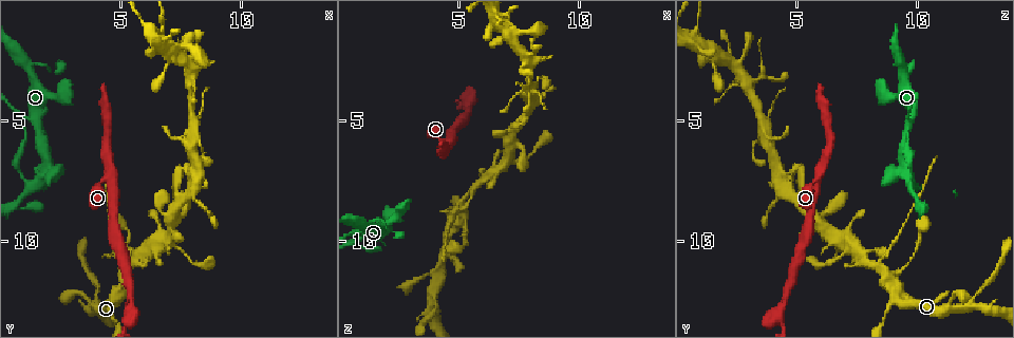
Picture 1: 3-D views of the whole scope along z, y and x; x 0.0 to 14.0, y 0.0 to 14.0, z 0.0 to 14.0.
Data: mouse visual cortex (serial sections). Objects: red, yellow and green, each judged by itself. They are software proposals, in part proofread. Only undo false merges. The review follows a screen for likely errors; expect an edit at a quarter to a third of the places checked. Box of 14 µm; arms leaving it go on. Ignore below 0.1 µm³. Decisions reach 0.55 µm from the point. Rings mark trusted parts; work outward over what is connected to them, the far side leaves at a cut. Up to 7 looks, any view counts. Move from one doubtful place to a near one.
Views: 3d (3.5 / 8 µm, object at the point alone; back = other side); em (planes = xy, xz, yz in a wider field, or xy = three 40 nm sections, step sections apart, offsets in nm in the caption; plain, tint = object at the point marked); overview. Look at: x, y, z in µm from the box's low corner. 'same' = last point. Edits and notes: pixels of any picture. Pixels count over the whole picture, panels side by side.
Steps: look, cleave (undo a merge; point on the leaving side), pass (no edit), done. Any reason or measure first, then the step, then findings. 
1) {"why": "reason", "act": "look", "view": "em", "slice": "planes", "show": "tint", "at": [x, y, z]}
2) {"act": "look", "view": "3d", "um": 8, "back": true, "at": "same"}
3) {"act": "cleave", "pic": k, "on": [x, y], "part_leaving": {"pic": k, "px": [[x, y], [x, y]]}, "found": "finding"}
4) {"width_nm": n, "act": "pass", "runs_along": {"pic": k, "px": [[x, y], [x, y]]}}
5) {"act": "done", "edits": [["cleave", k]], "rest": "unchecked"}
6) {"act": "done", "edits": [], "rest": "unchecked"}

{"why": "calibre changes", "act": "look", "view": "3d", "um": 3.5, "at": [5.0, 10.7, 8.5]}

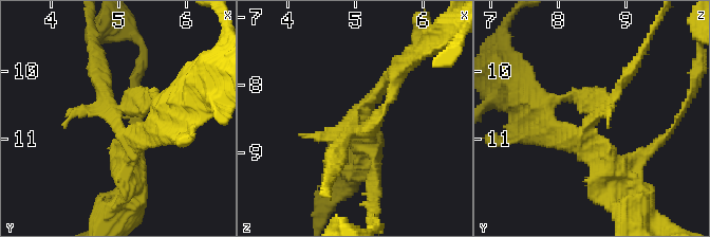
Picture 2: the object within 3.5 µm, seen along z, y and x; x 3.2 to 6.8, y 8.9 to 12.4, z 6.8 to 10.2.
{"why": "shape alone is not enough", "act": "look", "view": "em", "slice": "xy", "step": 2, "show": "tint", "at": [4.95, 10.75, 8.55]}

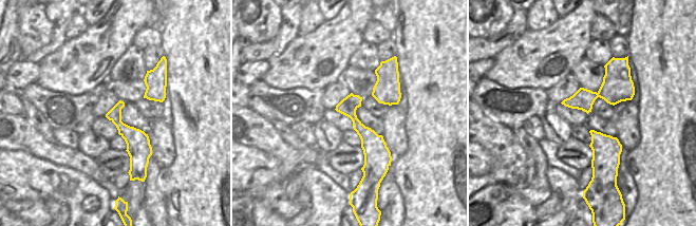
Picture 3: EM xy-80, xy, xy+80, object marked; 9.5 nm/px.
{"act": "cleave", "pic": 2, "on": [98, 75], "part_leaving": {"pic": 2, "px": [[115, 126], [96, 77], [93, 42]]}, "found": "a second cell is stuck on"}

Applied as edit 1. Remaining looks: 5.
{"act": "look", "view": "overview"}

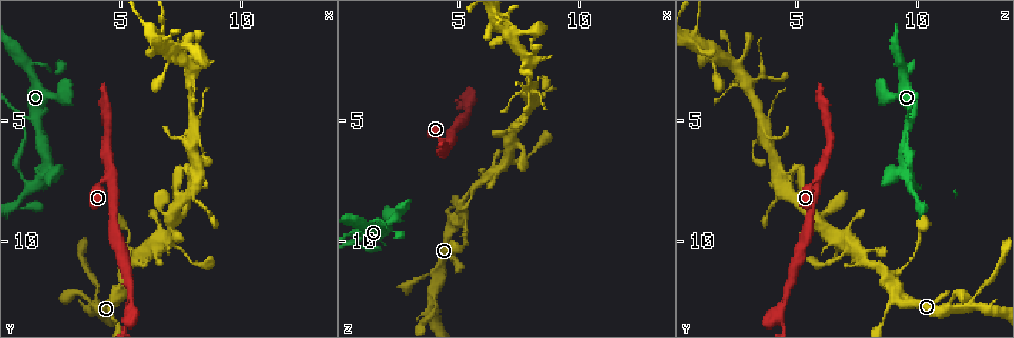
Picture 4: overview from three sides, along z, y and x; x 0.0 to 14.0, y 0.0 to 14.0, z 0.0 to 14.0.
{"why": "thick turns thin", "act": "look", "view": "3d", "um": 3.5, "at": [1.5, 7.6, 9.8]}

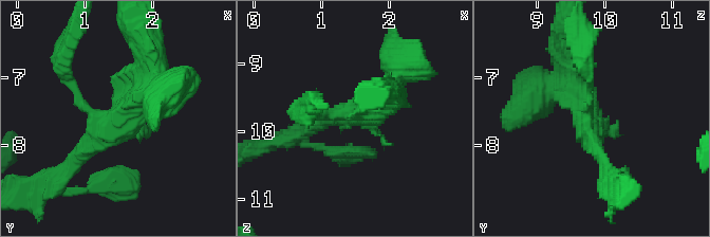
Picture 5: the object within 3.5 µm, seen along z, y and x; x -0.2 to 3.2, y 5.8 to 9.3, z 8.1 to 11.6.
{"act": "look", "view": "em", "slice": "xy", "step": 1, "show": "tint", "at": [1.40, 7.65, 9.75]}

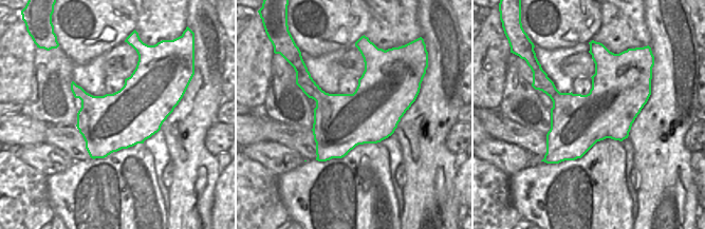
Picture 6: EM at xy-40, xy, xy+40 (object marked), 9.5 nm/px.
{"act": "cleave", "pic": 5, "on": [71, 80], "found": "a second cell is stuck on"}

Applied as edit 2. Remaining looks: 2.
{"act": "done", "edits": [["cleave", 2], ["cleave", 5]], "rest": "unchecked"}

